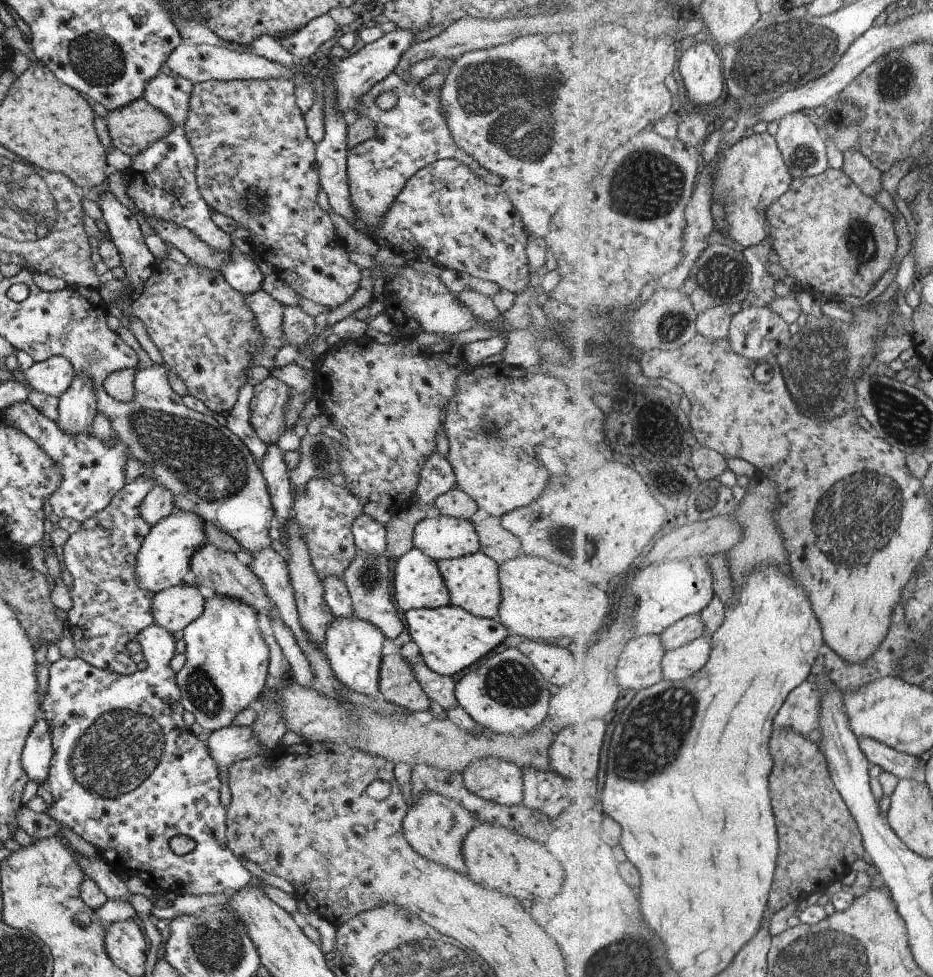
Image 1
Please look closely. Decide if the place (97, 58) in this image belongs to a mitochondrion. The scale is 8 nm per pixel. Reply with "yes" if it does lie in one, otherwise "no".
yes

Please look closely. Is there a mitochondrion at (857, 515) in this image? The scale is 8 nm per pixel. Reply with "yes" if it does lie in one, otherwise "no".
yes

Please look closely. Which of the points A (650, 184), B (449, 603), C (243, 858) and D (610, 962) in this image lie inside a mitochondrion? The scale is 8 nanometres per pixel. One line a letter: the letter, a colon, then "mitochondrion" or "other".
A: mitochondrion
B: other
C: other
D: mitochondrion

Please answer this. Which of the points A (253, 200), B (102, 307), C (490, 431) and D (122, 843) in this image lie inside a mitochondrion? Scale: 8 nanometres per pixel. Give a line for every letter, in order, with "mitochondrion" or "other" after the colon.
A: mitochondrion
B: other
C: mitochondrion
D: other

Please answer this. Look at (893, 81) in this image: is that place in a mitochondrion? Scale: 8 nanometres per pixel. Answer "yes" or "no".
yes

